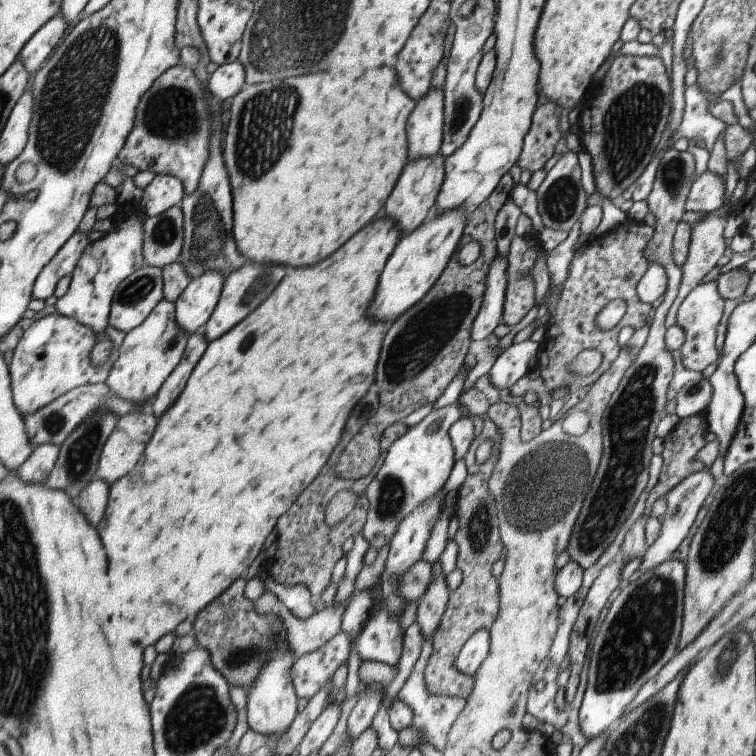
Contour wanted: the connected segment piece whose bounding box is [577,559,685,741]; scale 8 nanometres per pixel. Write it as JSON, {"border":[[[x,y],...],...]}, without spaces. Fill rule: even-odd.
{"border":[[[670,559],[656,568],[640,574],[637,580],[626,582],[615,600],[609,604],[607,616],[597,636],[591,644],[589,666],[587,666],[587,685],[584,689],[583,700],[578,709],[577,722],[579,730],[587,741],[601,737],[622,718],[626,707],[630,706],[633,698],[645,685],[647,680],[654,678],[659,670],[676,654],[680,629],[682,626],[682,599],[684,588],[684,564],[679,560]]]}

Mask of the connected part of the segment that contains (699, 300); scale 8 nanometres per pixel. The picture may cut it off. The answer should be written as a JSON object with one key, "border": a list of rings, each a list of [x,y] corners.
{"border":[[[715,281],[695,286],[679,304],[674,325],[679,326],[684,335],[684,342],[678,350],[678,354],[680,362],[686,370],[701,373],[717,358],[714,346],[715,329],[721,320],[723,306],[724,300],[717,293]]]}

